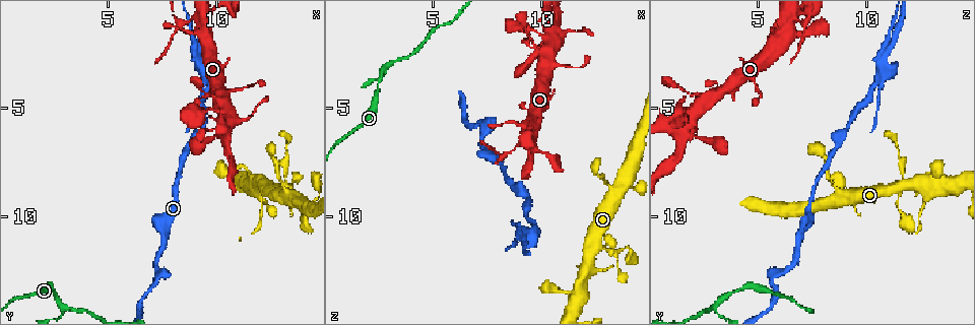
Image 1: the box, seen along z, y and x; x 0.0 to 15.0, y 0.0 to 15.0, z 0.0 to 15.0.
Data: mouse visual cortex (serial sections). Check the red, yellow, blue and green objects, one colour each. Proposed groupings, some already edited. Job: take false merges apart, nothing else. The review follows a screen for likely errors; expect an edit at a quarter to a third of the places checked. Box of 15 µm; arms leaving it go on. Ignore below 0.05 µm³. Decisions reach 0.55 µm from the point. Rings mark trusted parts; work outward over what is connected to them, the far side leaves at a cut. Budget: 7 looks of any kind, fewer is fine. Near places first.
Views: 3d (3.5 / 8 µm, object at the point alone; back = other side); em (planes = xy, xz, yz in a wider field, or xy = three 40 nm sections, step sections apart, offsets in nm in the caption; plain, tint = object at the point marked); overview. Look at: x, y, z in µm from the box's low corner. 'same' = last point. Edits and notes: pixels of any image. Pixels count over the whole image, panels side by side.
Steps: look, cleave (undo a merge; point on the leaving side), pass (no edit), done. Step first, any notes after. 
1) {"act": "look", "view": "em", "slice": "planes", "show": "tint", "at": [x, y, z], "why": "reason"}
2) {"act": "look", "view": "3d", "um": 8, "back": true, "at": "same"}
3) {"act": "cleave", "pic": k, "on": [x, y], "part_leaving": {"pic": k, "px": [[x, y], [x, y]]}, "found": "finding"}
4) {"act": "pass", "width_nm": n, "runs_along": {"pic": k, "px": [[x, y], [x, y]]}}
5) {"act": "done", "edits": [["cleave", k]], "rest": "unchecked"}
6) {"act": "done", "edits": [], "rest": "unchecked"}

{"act": "look", "view": "3d", "um": 8, "at": [8.7, 1.1, 7.0], "why": "a narrow waist"}

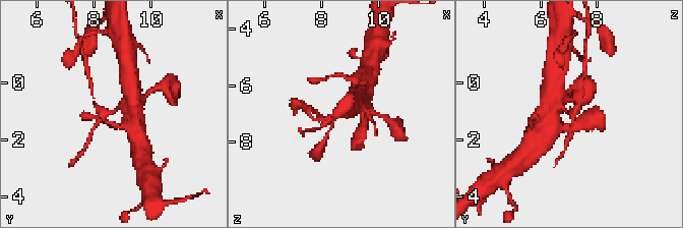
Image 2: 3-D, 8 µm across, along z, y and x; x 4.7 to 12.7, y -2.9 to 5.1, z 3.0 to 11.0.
{"act": "look", "view": "3d", "um": 3.5, "at": [8.6, 1.0, 7.0], "why": "closer look"}

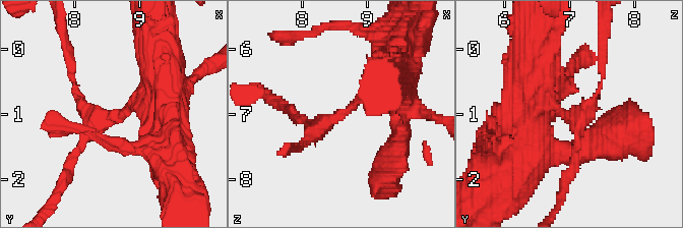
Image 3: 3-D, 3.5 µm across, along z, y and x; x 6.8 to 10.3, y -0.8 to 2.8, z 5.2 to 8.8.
{"act": "look", "view": "em", "slice": "planes", "show": "tint", "at": [8.65, 1.00, 6.95]}

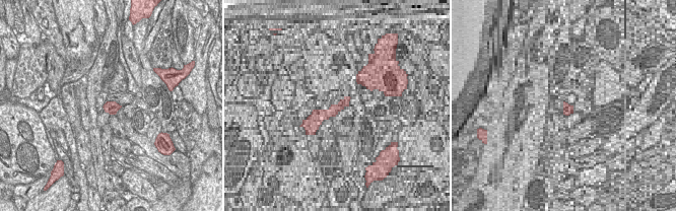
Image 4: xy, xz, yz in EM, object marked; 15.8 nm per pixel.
{"act": "cleave", "pic": 3, "on": [92, 115], "part_leaving": {"pic": 3, "px": [[352, 105], [323, 122], [292, 112]]}, "found": "a second cell is stuck on"}

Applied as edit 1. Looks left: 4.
{"act": "look", "view": "overview", "why": "redraw"}

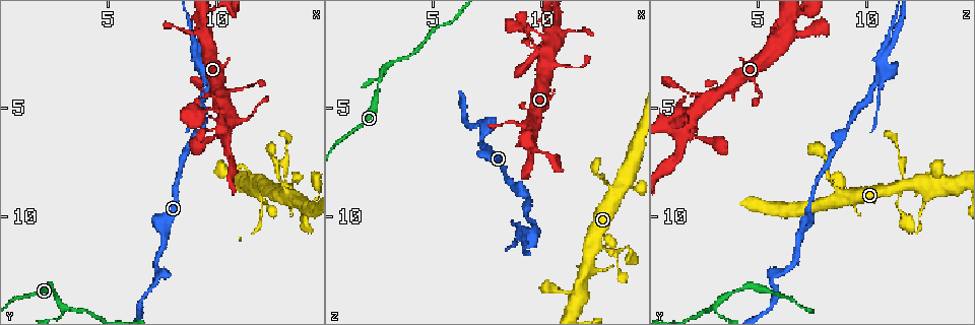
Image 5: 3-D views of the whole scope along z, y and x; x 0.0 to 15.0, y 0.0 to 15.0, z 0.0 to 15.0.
{"act": "look", "view": "3d", "um": 3.5, "at": [9.5, 3.3, 10.8], "why": "branch point"}

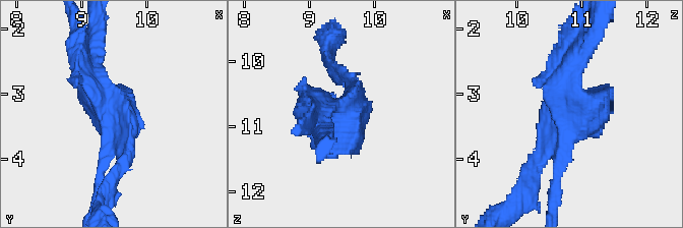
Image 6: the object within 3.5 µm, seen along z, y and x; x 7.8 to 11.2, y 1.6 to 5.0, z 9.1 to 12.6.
{"act": "look", "view": "em", "slice": "xy", "step": 5, "show": "tint", "at": [9.55, 3.25, 10.85], "why": "shape alone is not enough"}

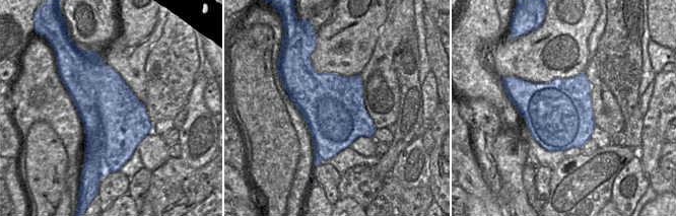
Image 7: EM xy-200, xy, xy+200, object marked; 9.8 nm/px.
{"act": "cleave", "pic": 6, "on": [555, 187], "border": {"pic": 7, "px": [[78, 57], [99, 116], [95, 161]]}, "found": "a second cell is stuck on"}

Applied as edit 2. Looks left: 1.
{"act": "done", "edits": [["cleave", 3], ["cleave", 6]], "rest": "unchecked"}

